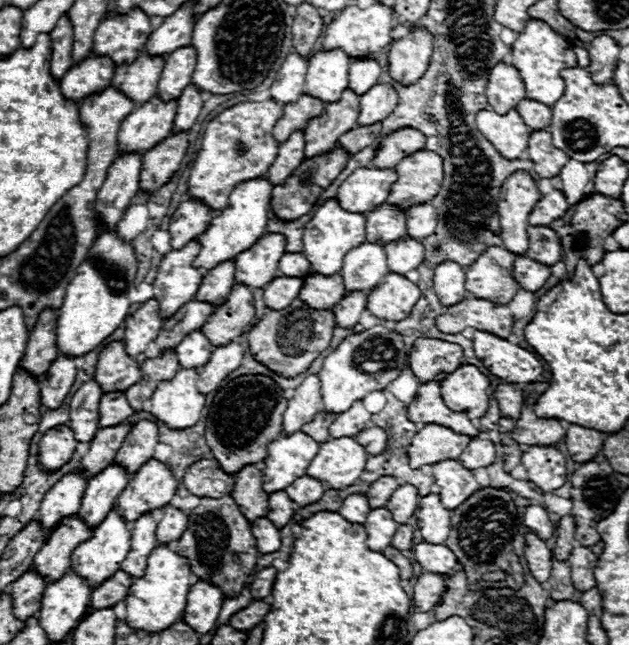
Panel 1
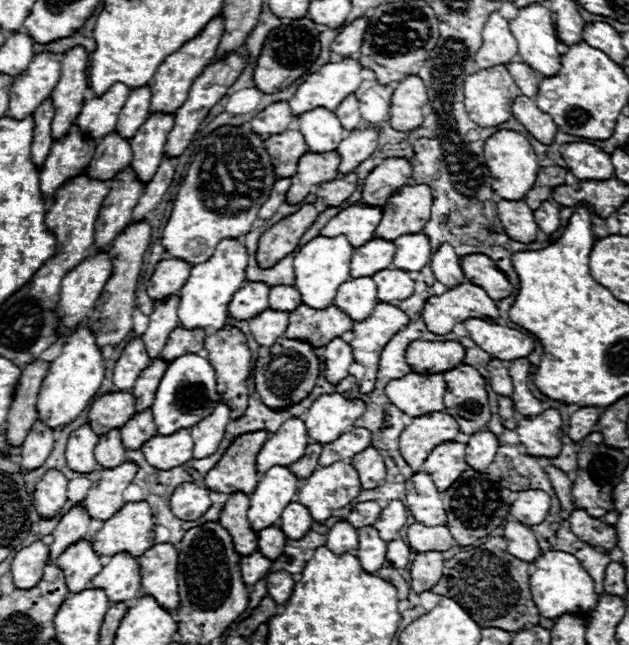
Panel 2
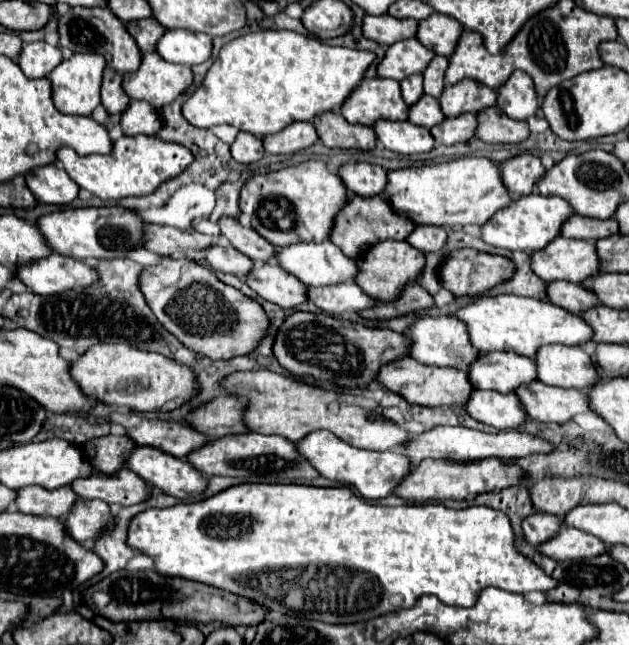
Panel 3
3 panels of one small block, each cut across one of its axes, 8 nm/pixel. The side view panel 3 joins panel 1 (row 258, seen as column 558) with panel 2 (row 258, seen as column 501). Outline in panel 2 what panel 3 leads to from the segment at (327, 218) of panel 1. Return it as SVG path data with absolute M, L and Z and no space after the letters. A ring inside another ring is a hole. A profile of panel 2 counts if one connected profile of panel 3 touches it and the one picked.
M318 236L310 240L306 246L302 246L294 258L294 286L302 296L302 304L314 310L328 308L334 302L338 286L350 280L352 254L354 254L354 248L344 236L336 236L336 238Z

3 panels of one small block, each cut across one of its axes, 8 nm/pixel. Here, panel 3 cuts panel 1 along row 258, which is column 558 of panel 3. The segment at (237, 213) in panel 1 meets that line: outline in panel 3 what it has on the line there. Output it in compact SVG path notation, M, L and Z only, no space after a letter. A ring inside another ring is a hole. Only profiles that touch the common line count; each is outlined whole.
M538 192L518 196L510 202L510 206L498 210L498 214L494 214L490 222L486 222L486 226L482 226L482 240L496 248L534 252L544 248L560 234L560 226L570 214L572 214L570 204L558 196L540 196Z

